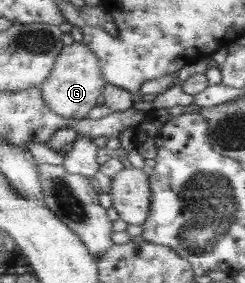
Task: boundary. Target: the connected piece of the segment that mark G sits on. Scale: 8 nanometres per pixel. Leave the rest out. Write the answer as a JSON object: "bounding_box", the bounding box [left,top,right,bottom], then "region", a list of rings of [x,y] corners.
{"bounding_box":[42,42,109,119],"region":[[[84,42],[67,46],[58,57],[52,75],[42,87],[46,101],[54,111],[66,118],[86,119],[95,107],[98,107],[100,97],[104,95],[106,83],[109,83],[103,70],[100,57]]]}

